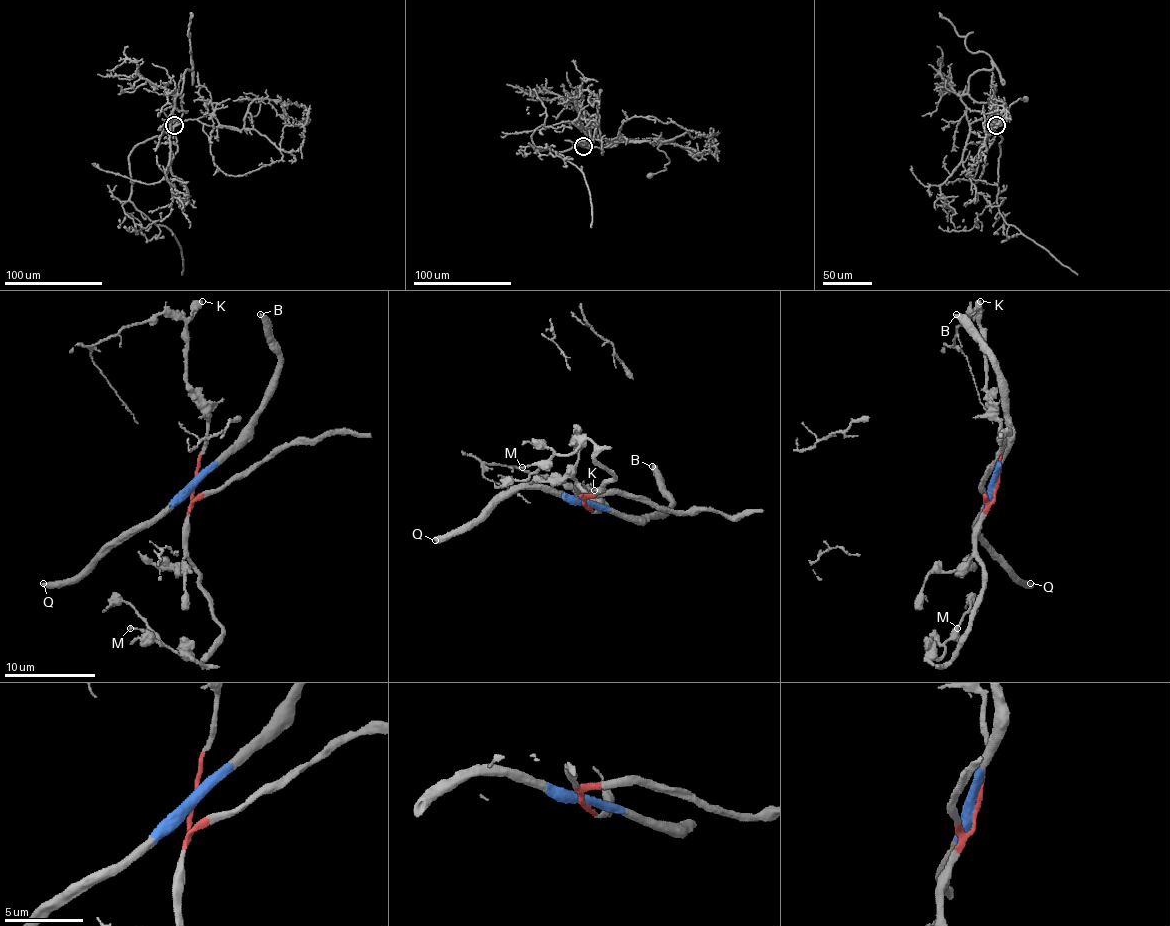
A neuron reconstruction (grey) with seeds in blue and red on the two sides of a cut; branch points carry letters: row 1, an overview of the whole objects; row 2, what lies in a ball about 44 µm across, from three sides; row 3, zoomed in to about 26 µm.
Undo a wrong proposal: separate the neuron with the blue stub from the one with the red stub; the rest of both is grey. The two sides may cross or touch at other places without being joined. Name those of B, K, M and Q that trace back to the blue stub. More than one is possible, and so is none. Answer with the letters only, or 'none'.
B, Q

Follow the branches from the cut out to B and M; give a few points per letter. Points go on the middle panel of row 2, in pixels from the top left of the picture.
B: (585, 504), (603, 504), (631, 518), (658, 516), (670, 502), (663, 477), (652, 465)
M: (585, 506), (578, 486), (594, 493), (613, 477), (594, 458), (590, 440), (569, 454), (521, 468)

